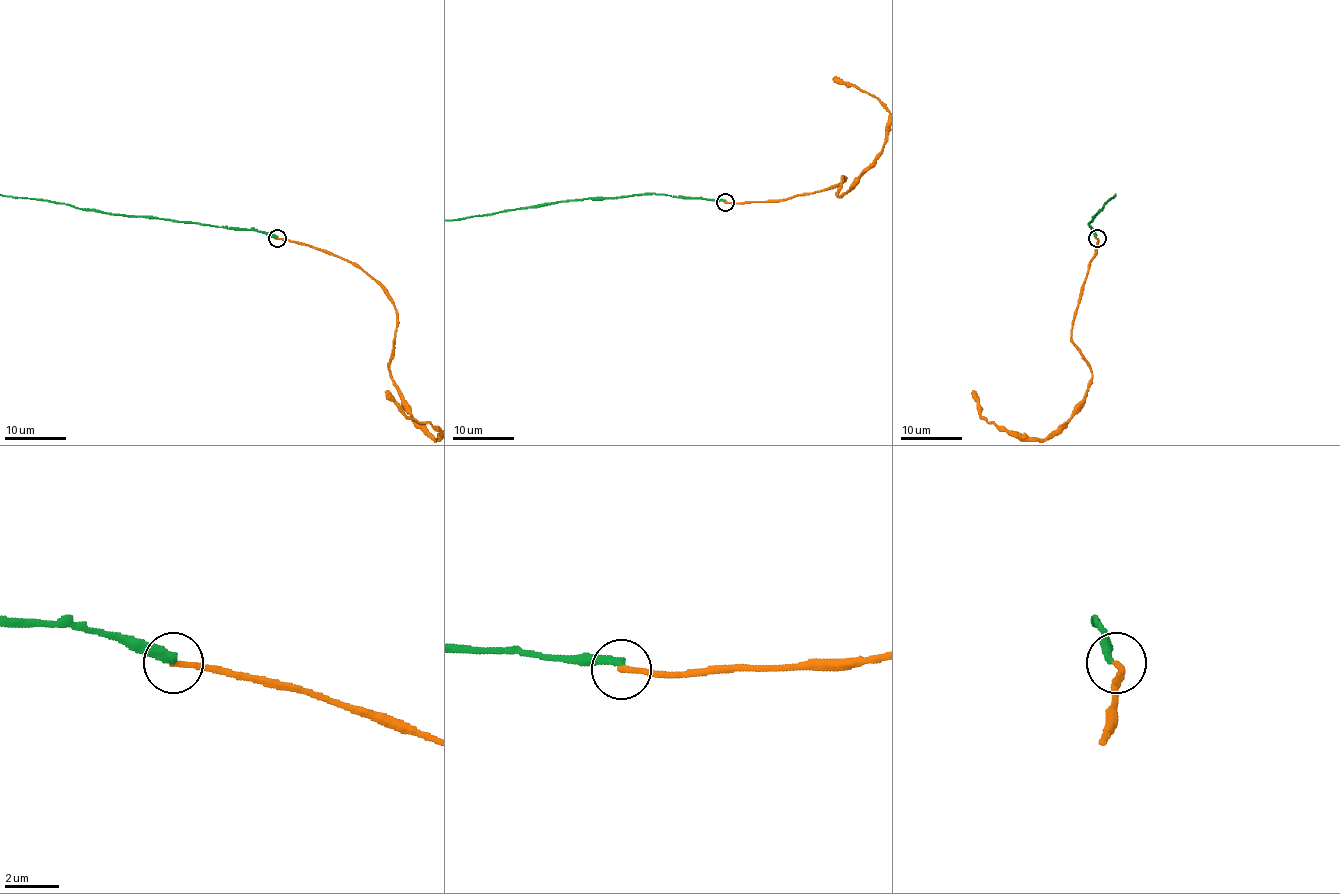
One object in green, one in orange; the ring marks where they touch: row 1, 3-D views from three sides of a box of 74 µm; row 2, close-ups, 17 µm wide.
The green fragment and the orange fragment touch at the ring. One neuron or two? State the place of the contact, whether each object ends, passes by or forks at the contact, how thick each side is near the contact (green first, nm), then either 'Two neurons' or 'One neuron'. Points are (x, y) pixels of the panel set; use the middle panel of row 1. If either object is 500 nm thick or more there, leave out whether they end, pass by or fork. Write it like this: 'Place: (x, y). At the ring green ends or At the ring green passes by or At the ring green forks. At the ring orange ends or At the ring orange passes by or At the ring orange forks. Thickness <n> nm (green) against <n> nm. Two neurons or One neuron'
Place: (725, 202). At the ring green ends. At the ring orange ends. Thickness 360 nm (green) against 200 nm. Two neurons

